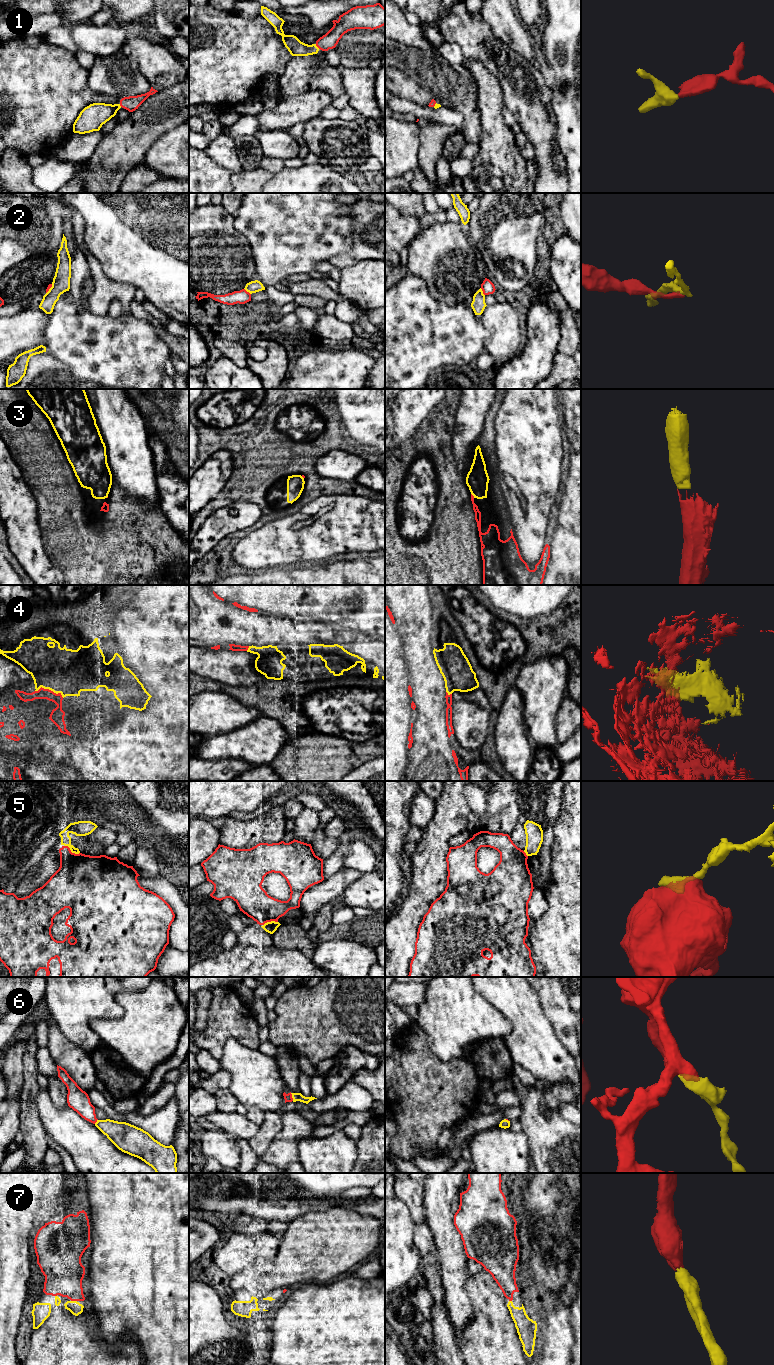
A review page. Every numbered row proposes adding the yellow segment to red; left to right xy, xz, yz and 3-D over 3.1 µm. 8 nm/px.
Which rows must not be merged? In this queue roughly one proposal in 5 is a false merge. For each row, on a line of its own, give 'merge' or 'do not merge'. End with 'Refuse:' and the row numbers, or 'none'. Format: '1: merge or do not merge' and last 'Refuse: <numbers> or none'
1: merge
2: do not merge
3: merge
4: merge
5: do not merge
6: merge
7: merge
Refuse: 2, 5

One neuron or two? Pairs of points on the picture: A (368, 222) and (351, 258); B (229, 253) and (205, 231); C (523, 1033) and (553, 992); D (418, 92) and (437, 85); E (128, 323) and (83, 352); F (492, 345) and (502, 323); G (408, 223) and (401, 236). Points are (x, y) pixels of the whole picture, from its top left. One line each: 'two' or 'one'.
A: one
B: one
C: two
D: two
E: one
F: one
G: one

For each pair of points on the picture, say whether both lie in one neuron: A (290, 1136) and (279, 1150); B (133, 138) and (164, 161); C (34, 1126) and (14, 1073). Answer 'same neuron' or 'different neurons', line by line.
A: same neuron
B: different neurons
C: different neurons

